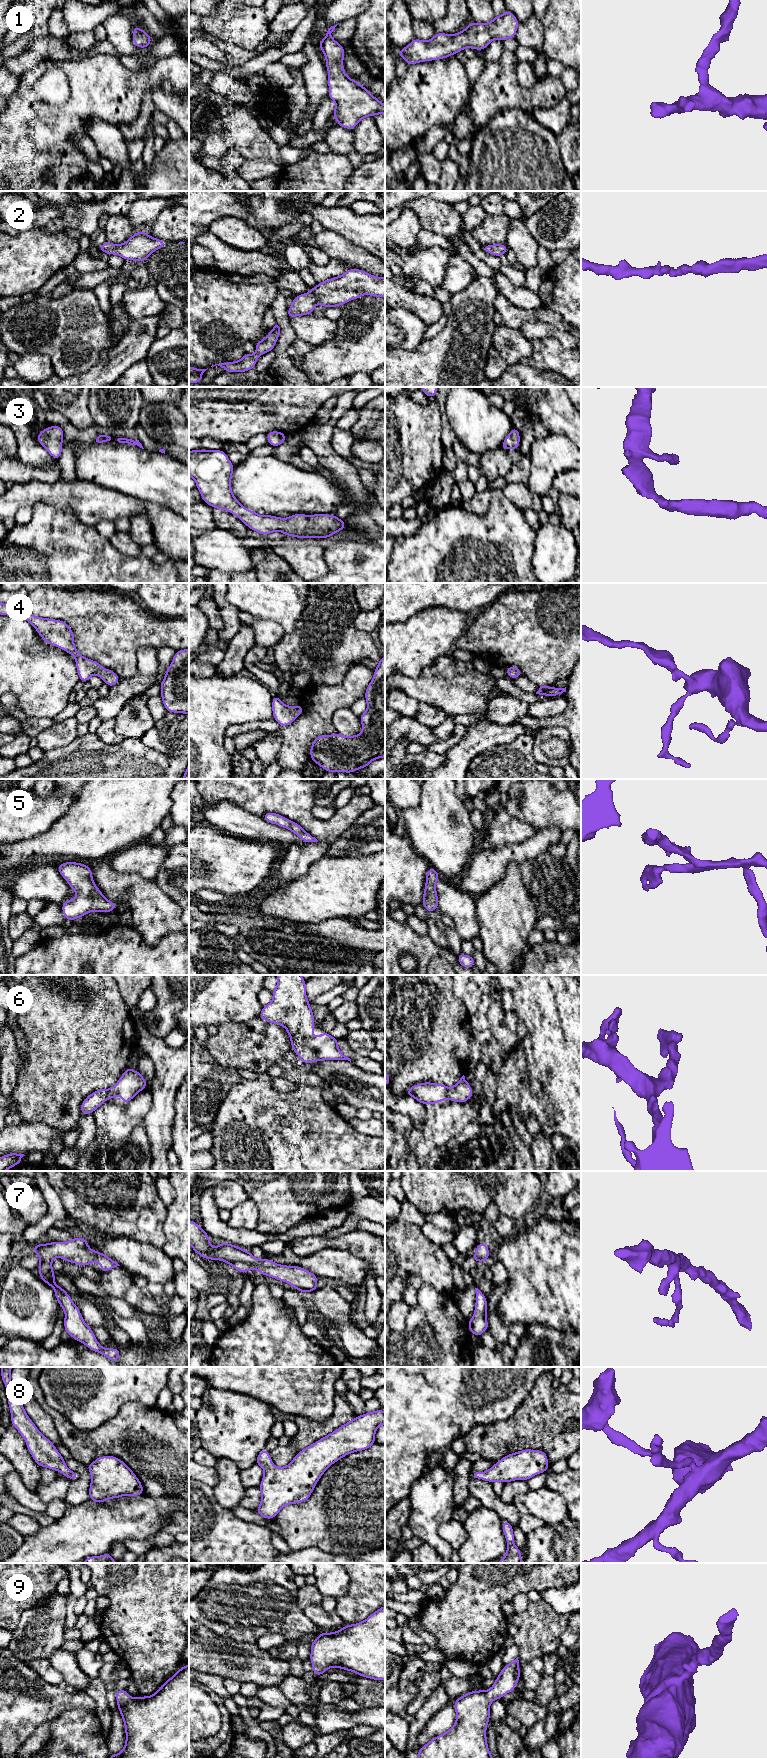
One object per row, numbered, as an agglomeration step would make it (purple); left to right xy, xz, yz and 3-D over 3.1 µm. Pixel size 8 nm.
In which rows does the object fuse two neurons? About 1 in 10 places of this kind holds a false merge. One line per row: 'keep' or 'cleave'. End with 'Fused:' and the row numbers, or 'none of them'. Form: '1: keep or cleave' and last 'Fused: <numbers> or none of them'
1: keep
2: keep
3: keep
4: keep
5: keep
6: keep
7: keep
8: keep
9: keep
Fused: none of them

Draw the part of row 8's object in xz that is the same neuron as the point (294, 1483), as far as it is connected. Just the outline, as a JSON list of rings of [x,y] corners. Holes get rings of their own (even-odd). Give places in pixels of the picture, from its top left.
[[[379,1410],[354,1417],[327,1436],[299,1451],[285,1467],[272,1464],[265,1448],[255,1464],[264,1469],[260,1485],[260,1506],[255,1510],[264,1519],[274,1519],[287,1504],[309,1499],[324,1472],[350,1453],[375,1445],[377,1428],[385,1424],[385,1412]]]

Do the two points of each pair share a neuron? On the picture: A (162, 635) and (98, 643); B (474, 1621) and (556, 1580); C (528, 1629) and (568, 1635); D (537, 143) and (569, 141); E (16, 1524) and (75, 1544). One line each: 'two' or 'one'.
A: one
B: one
C: two
D: two
E: two

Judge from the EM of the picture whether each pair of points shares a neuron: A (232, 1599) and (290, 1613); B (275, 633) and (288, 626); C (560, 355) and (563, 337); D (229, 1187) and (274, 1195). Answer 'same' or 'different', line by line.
A: same
B: different
C: different
D: different

